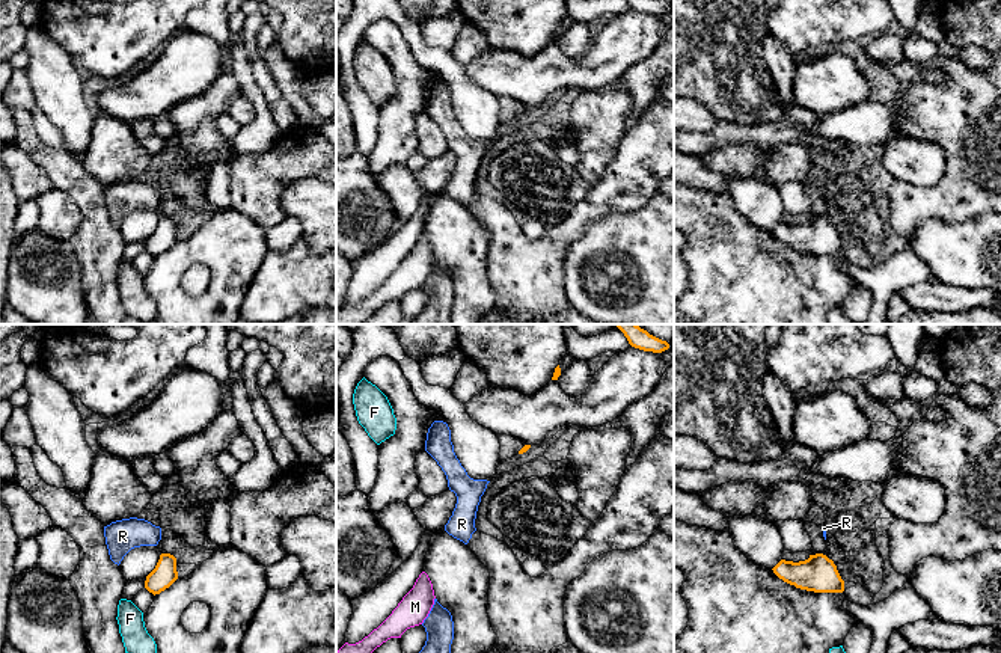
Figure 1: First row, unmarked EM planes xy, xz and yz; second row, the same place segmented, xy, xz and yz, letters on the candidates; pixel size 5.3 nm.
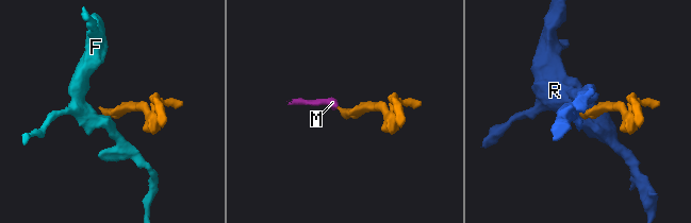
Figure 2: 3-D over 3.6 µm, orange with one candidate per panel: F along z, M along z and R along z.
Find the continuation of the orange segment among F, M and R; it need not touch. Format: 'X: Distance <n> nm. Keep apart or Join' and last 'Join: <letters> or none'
F: Distance 110 nm. Keep apart
M: Distance 800 nm. Join
R: Distance 60 nm. Keep apart
Join: M

